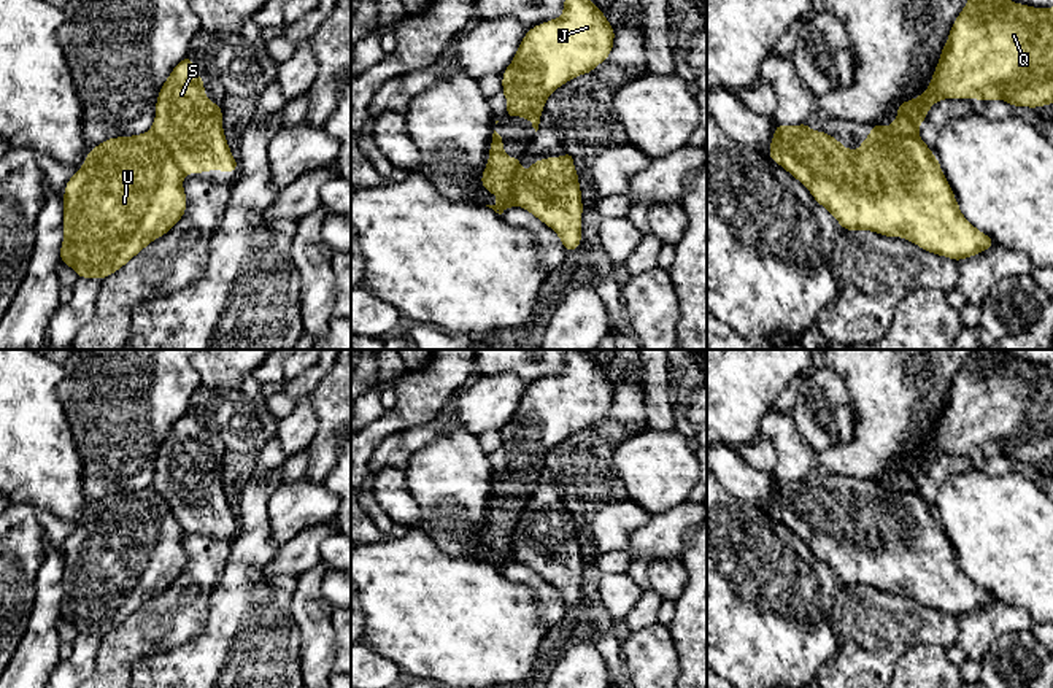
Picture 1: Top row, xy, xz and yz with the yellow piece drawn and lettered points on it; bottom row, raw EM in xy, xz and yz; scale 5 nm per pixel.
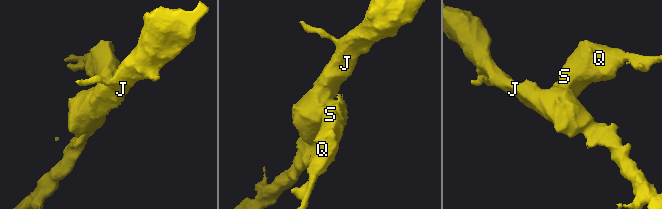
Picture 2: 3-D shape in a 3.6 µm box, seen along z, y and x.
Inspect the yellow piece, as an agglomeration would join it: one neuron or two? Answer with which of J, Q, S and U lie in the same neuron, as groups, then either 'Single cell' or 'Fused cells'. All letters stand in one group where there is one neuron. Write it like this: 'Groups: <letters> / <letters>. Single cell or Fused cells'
Groups: J U / Q S. Fused cells

